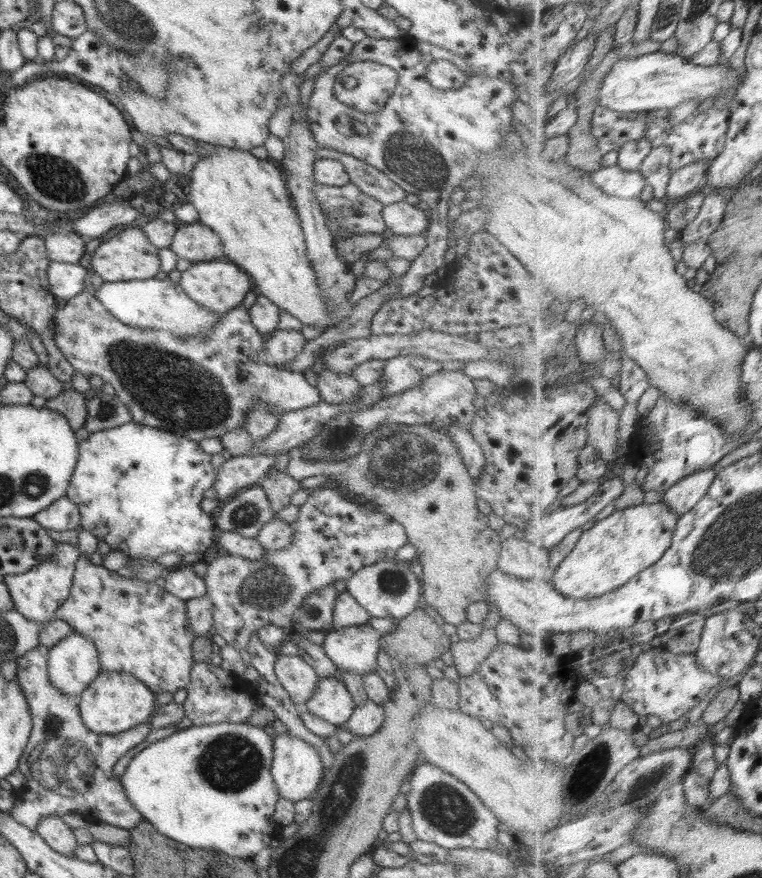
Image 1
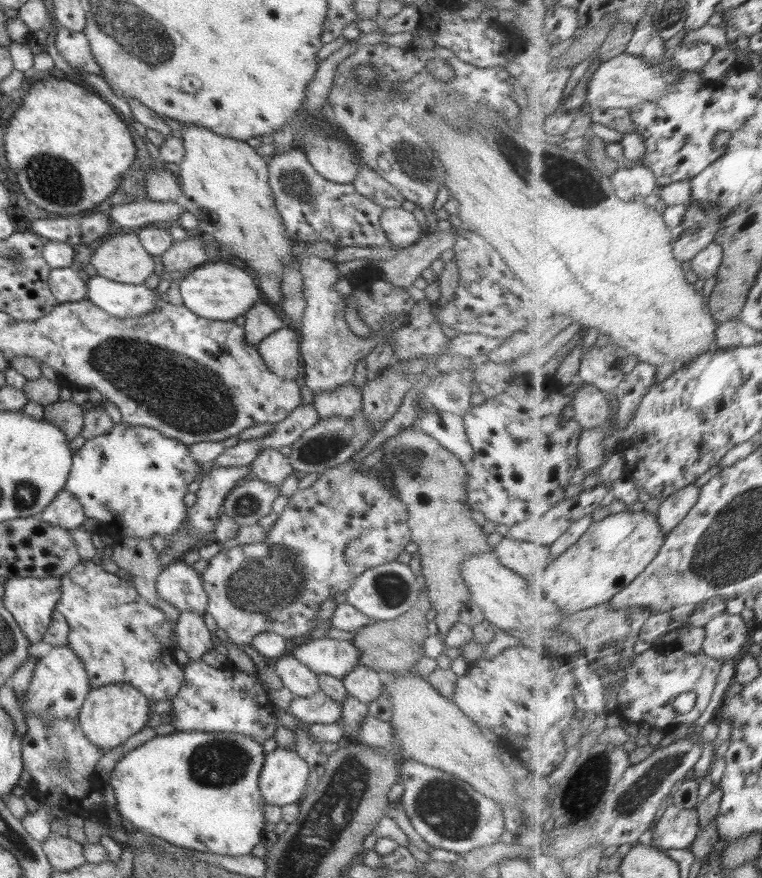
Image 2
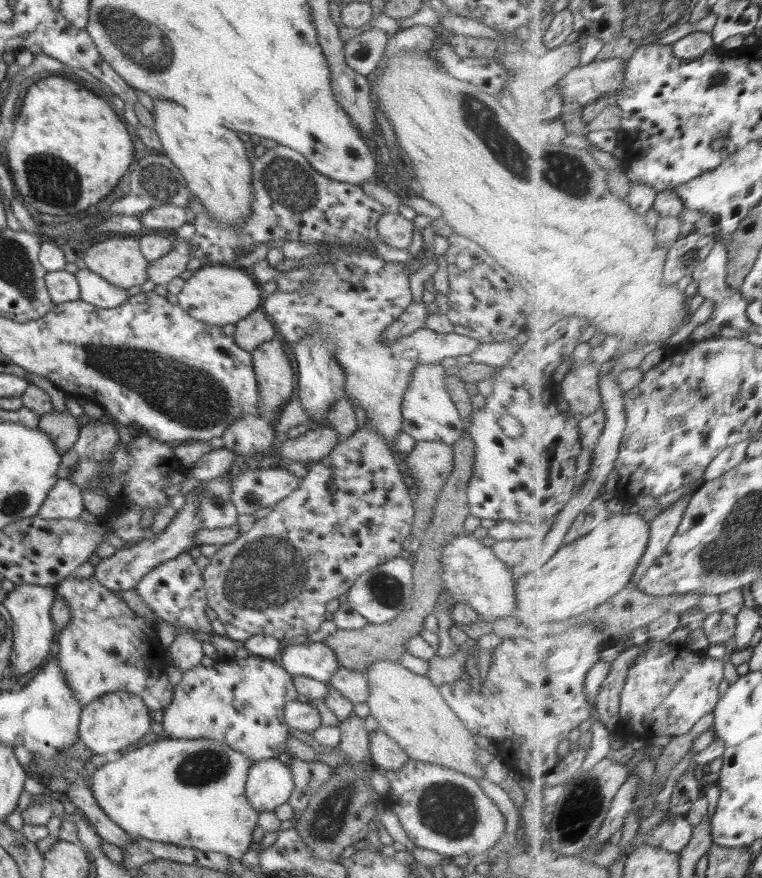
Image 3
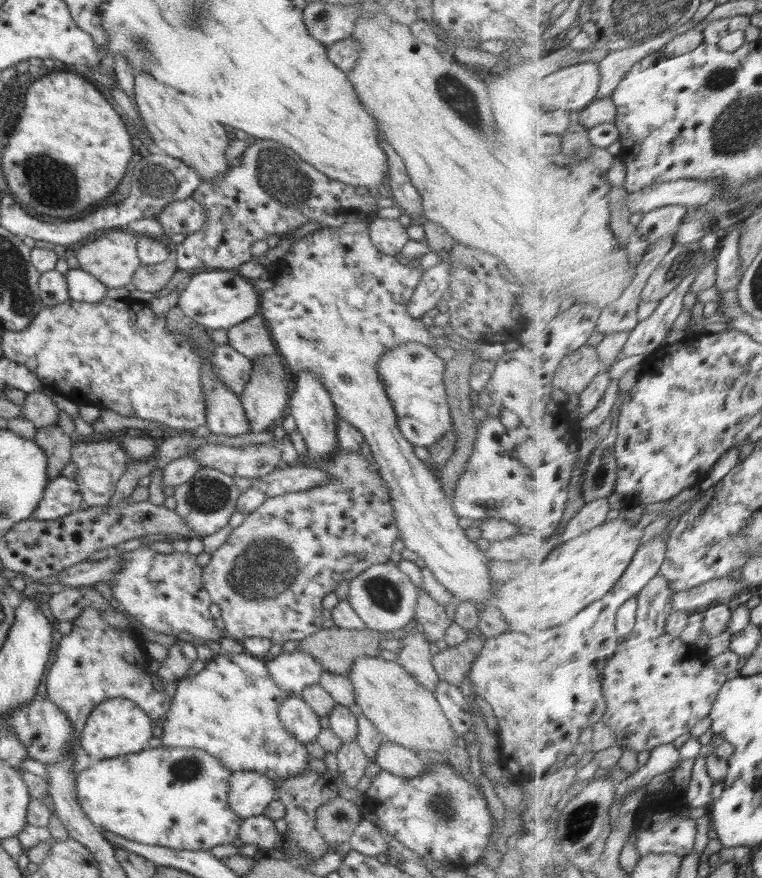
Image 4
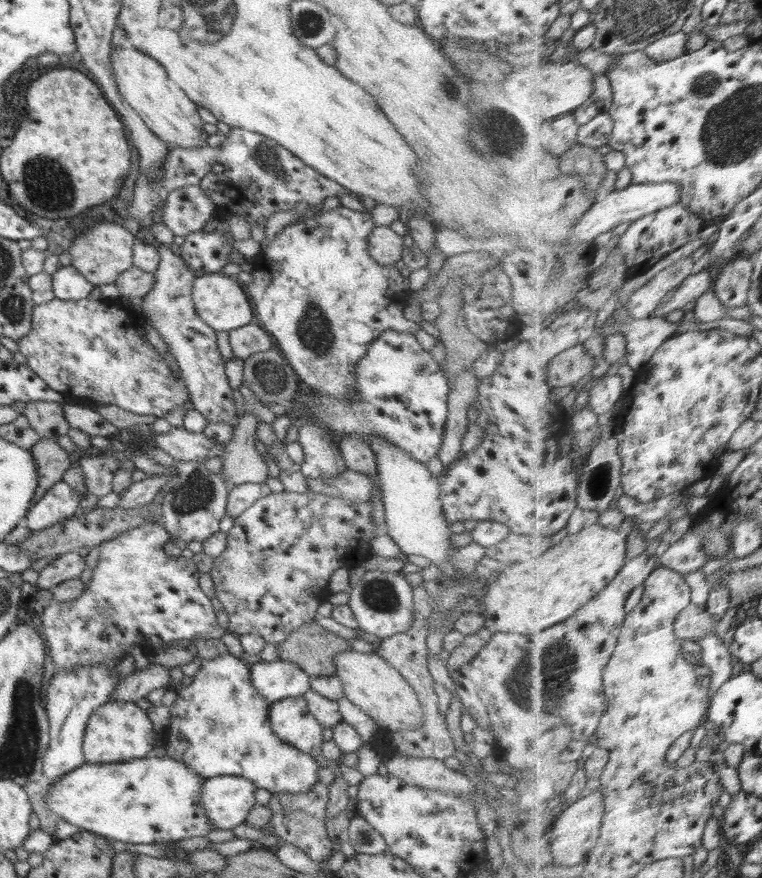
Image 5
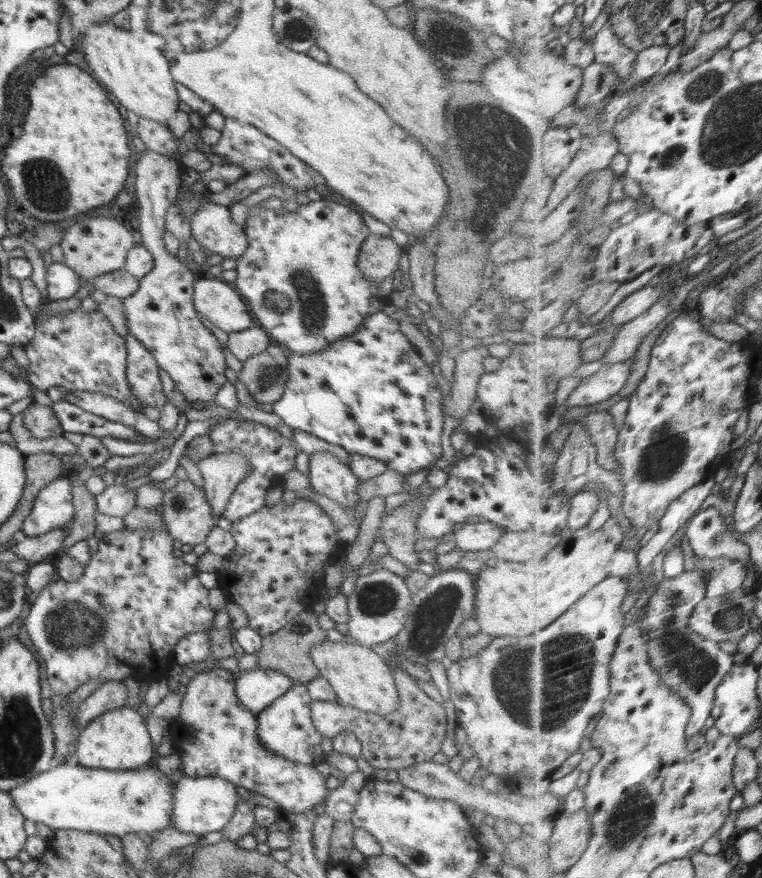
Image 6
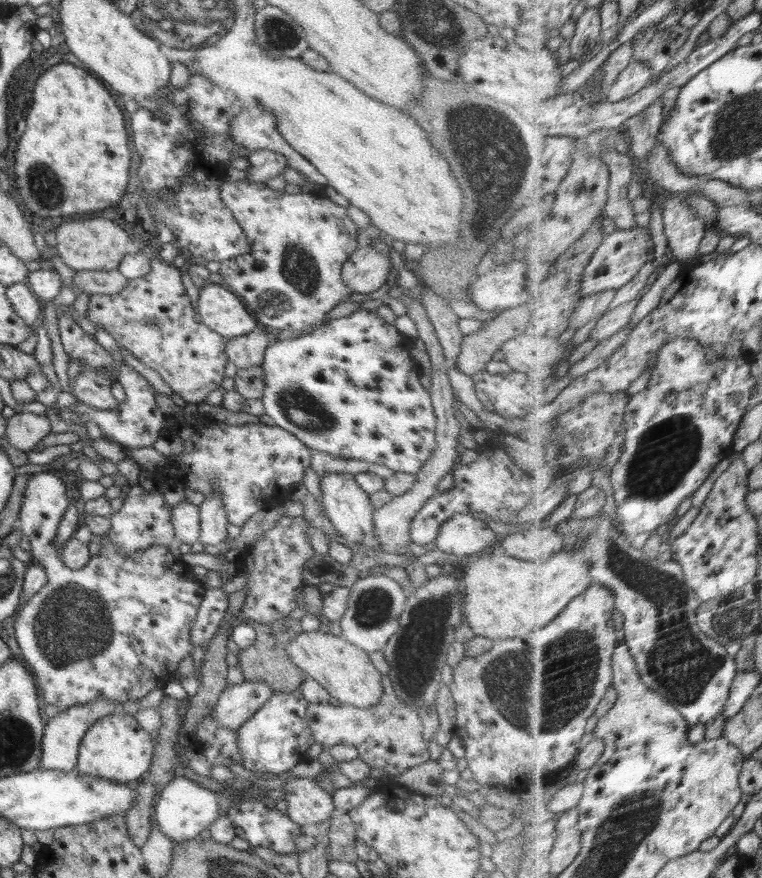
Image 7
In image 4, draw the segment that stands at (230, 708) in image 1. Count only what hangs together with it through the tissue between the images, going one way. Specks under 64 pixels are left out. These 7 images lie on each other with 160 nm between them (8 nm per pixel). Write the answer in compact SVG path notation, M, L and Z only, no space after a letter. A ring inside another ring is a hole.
M220 652L205 663L204 669L193 676L184 676L177 680L177 689L171 698L168 712L161 719L164 747L199 748L214 755L231 772L258 771L271 779L289 779L304 774L311 755L304 743L298 742L282 724L278 709L283 700L290 696L271 679L267 666L250 653Z

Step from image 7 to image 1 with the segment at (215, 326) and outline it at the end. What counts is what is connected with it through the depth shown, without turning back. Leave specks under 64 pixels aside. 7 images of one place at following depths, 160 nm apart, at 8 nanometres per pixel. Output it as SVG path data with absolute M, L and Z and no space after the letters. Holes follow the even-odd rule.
M223 259L192 263L190 268L182 271L179 283L183 291L195 303L203 306L207 311L217 312L221 316L242 304L246 293L252 291L253 288L251 277L247 272L230 260L225 262Z

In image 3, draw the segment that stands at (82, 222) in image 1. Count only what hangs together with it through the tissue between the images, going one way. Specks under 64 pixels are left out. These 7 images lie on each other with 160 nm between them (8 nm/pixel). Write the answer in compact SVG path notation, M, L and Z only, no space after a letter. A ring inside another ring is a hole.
M165 204L158 208L150 208L137 216L142 226L153 229L176 230L183 224L194 222L194 211L192 206L174 206Z

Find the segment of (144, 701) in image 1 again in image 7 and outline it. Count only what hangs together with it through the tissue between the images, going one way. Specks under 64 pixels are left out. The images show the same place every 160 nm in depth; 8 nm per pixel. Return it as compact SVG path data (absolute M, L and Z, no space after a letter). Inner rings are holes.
M114 712L95 721L82 737L76 770L83 775L96 775L117 783L136 784L150 770L153 748L151 736L132 715Z

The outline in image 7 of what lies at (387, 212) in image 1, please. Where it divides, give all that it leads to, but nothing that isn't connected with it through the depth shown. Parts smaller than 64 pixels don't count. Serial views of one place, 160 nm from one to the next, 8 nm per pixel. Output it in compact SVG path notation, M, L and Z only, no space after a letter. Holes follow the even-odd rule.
M372 245L357 249L344 262L341 270L342 280L354 293L370 294L376 292L393 275L390 259Z

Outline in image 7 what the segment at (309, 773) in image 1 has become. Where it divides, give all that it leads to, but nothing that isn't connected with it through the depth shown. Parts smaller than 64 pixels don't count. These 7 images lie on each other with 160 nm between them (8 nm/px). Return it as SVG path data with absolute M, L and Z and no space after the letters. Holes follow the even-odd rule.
M174 776L164 785L156 805L158 830L164 833L166 838L170 838L172 844L192 842L218 818L218 810L220 804L214 790L208 790L193 779Z

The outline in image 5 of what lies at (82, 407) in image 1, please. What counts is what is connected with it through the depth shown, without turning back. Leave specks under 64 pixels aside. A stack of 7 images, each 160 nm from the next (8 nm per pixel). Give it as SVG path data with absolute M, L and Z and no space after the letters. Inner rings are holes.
M40 437L30 449L37 466L38 485L34 491L32 504L38 502L54 484L61 482L65 470L70 466L69 452L65 451L57 441Z

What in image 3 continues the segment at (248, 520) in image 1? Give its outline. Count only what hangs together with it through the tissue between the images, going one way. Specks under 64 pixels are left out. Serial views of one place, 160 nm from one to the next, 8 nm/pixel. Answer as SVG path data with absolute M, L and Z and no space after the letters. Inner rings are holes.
M254 466L246 468L232 475L232 504L237 508L239 514L253 514L259 508L272 507L280 500L289 496L298 486L302 478L294 477L286 467L263 467Z

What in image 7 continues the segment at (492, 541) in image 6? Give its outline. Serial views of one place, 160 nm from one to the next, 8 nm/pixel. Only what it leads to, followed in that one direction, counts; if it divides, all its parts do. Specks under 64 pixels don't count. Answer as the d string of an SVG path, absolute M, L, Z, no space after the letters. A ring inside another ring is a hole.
M465 512L442 523L435 543L442 552L470 559L478 553L490 551L496 537L486 522Z

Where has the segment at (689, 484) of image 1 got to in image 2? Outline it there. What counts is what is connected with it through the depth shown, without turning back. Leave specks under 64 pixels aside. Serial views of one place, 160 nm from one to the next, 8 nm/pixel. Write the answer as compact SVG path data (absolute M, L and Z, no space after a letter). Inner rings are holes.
M691 484L680 492L665 498L659 511L659 519L667 536L697 507L702 487Z

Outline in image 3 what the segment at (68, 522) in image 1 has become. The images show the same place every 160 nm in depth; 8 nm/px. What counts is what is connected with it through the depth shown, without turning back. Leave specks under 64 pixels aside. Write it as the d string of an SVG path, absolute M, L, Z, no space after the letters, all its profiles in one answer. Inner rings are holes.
M59 478L39 508L37 515L46 520L79 518L85 509L83 496L72 480Z

